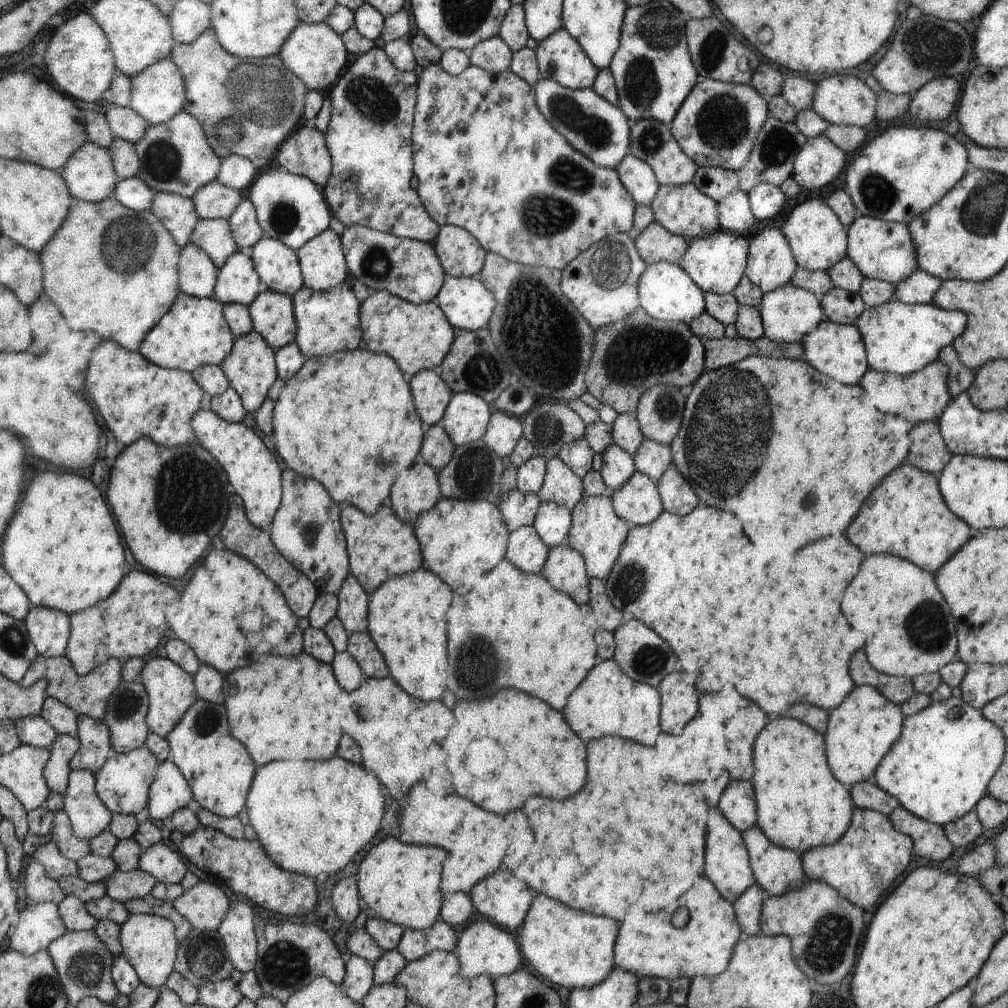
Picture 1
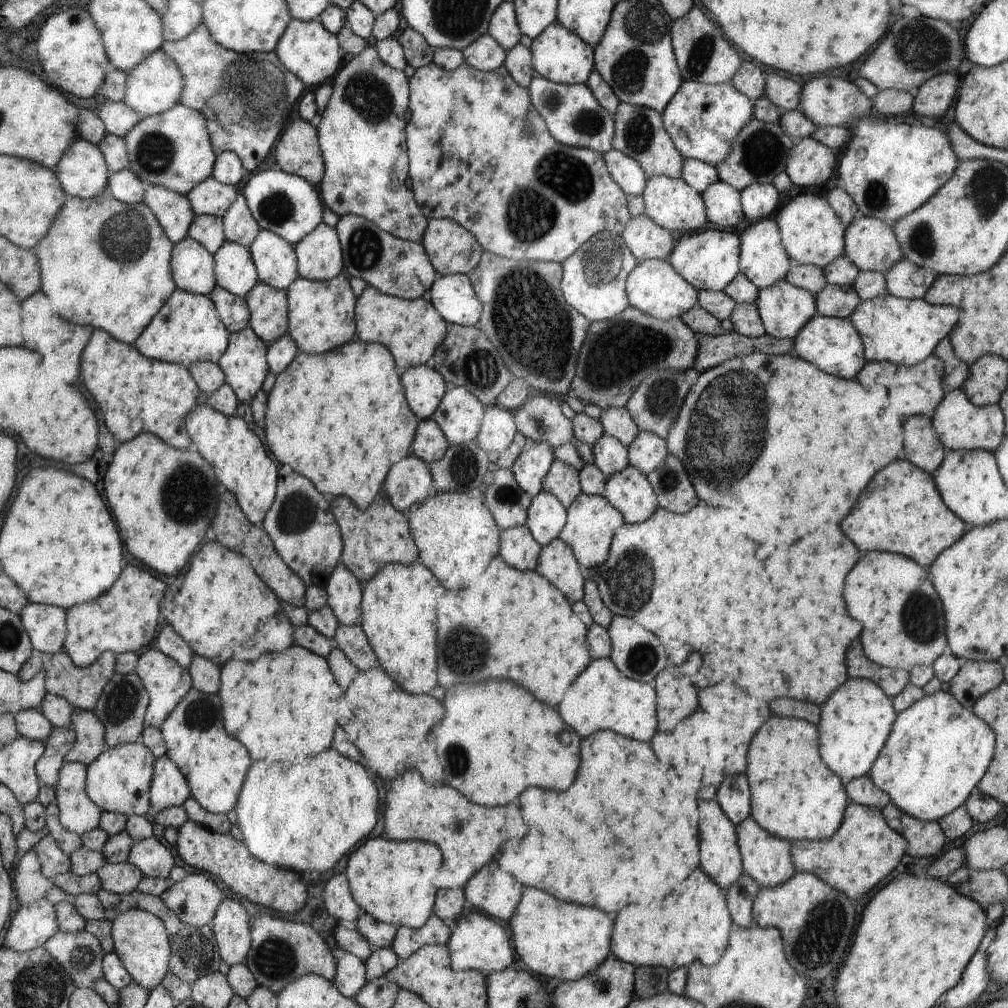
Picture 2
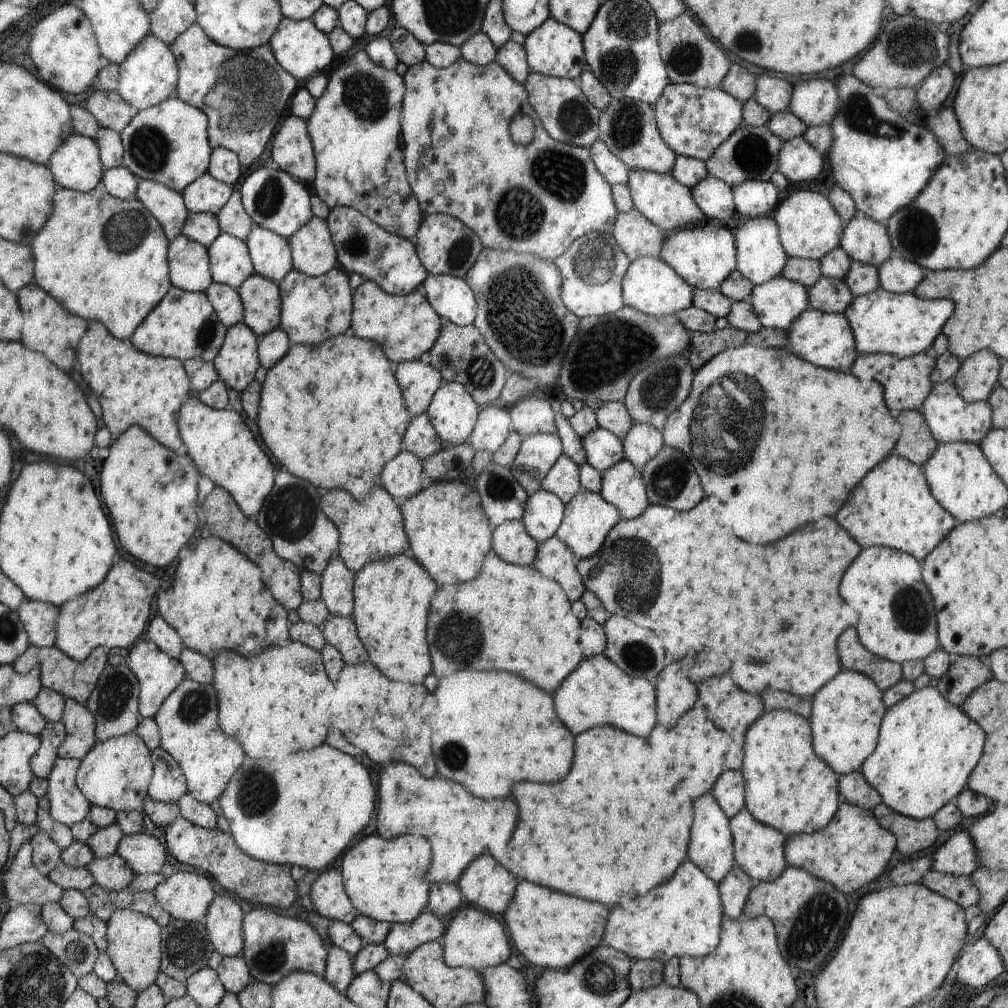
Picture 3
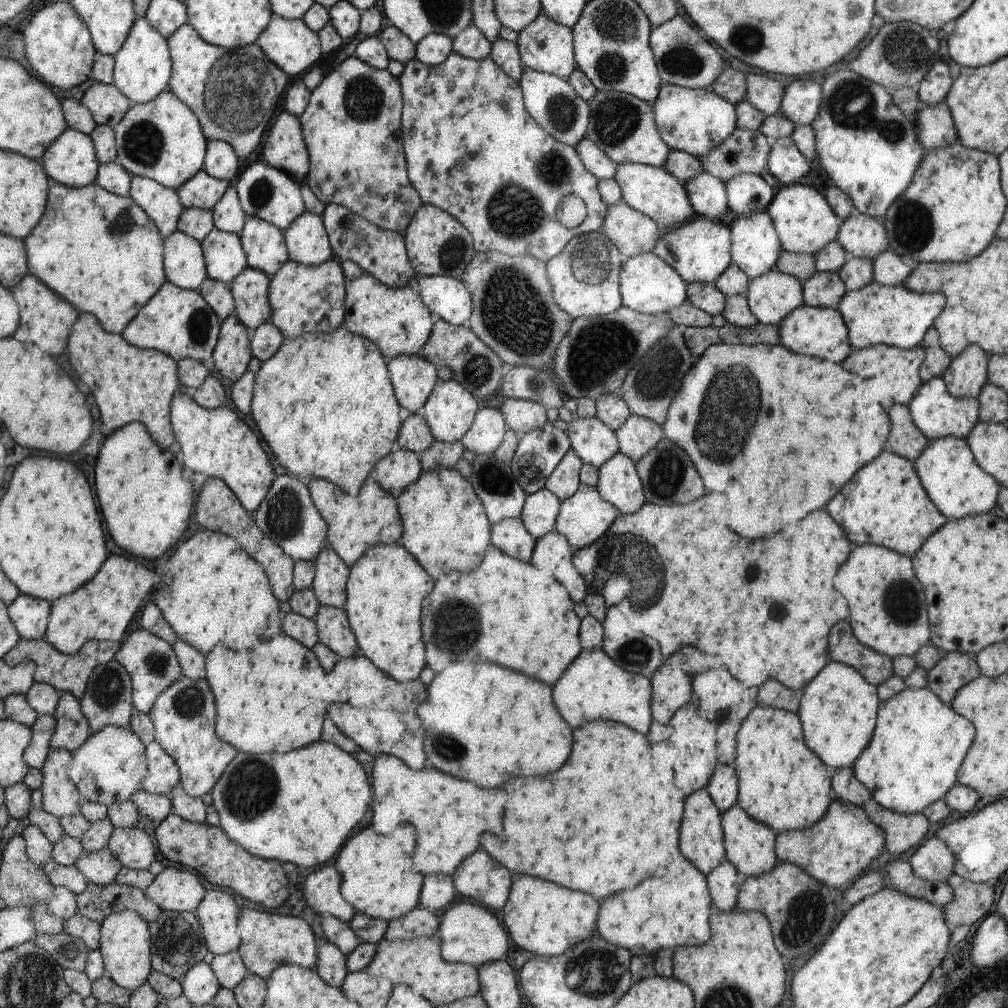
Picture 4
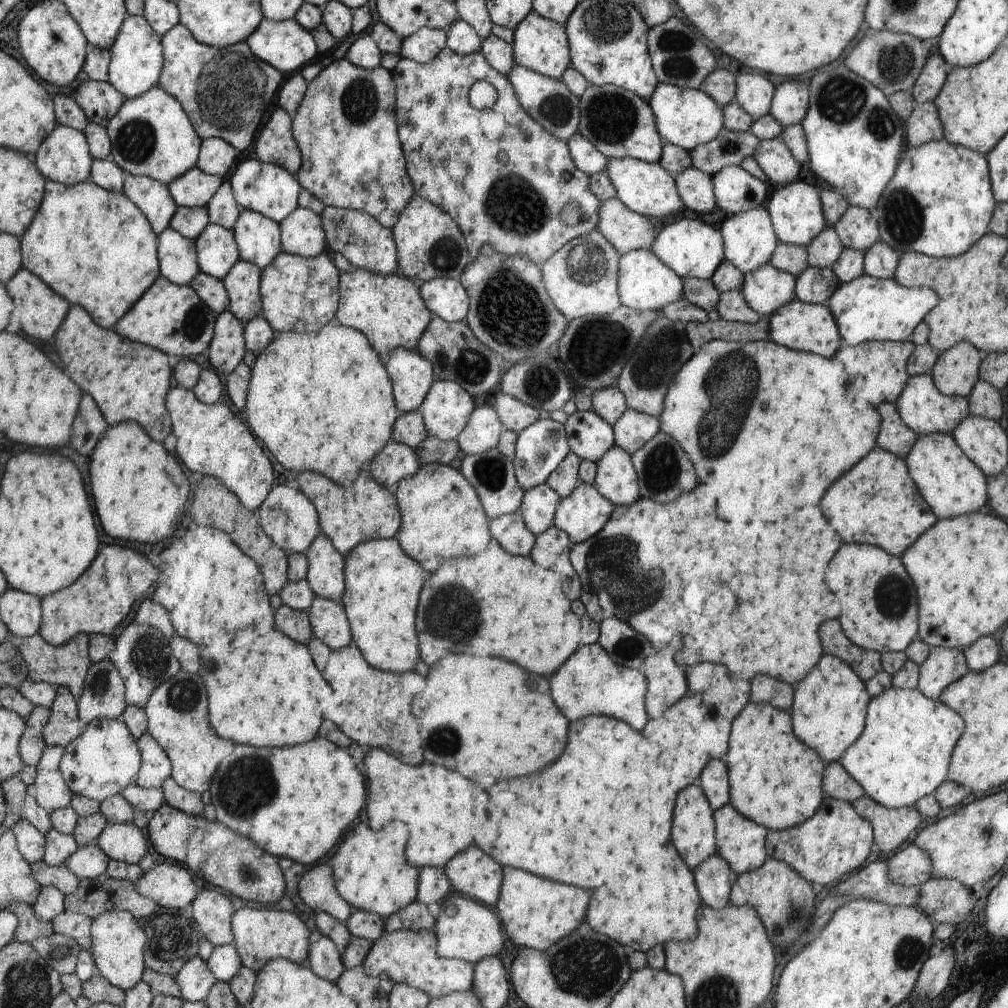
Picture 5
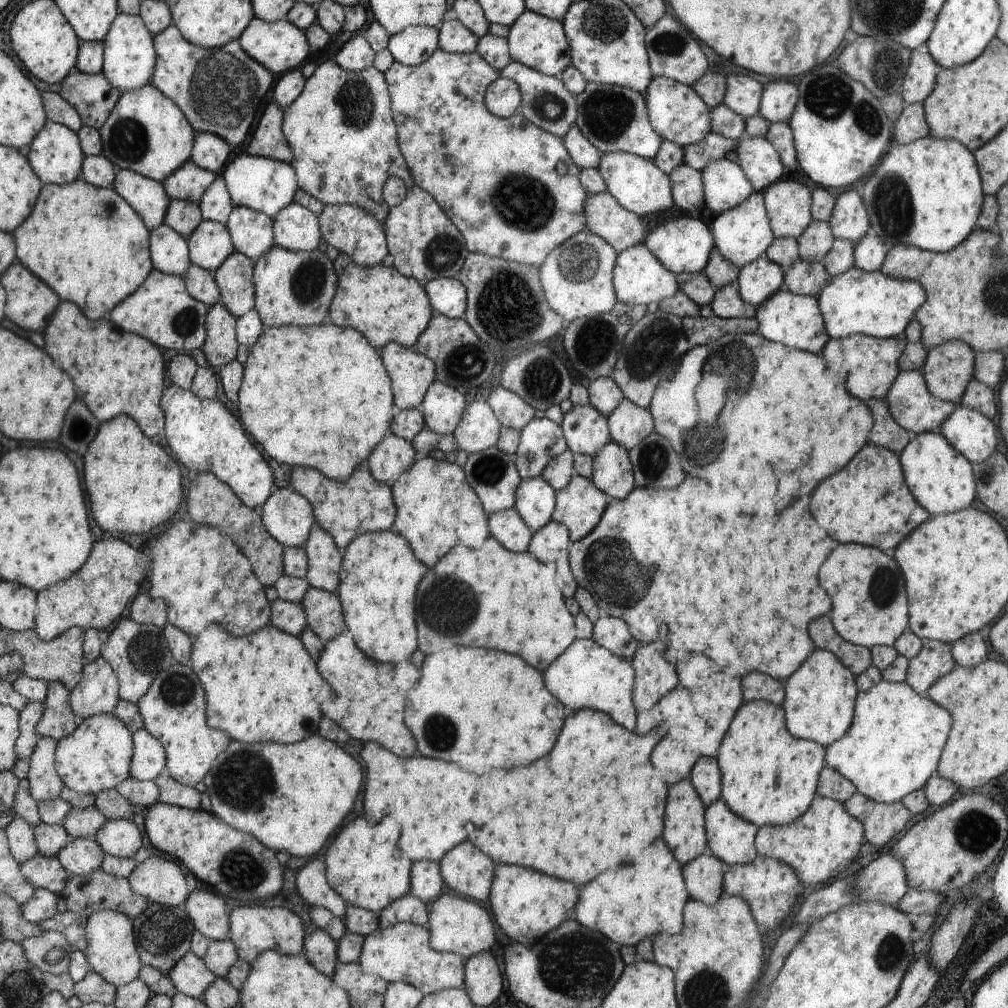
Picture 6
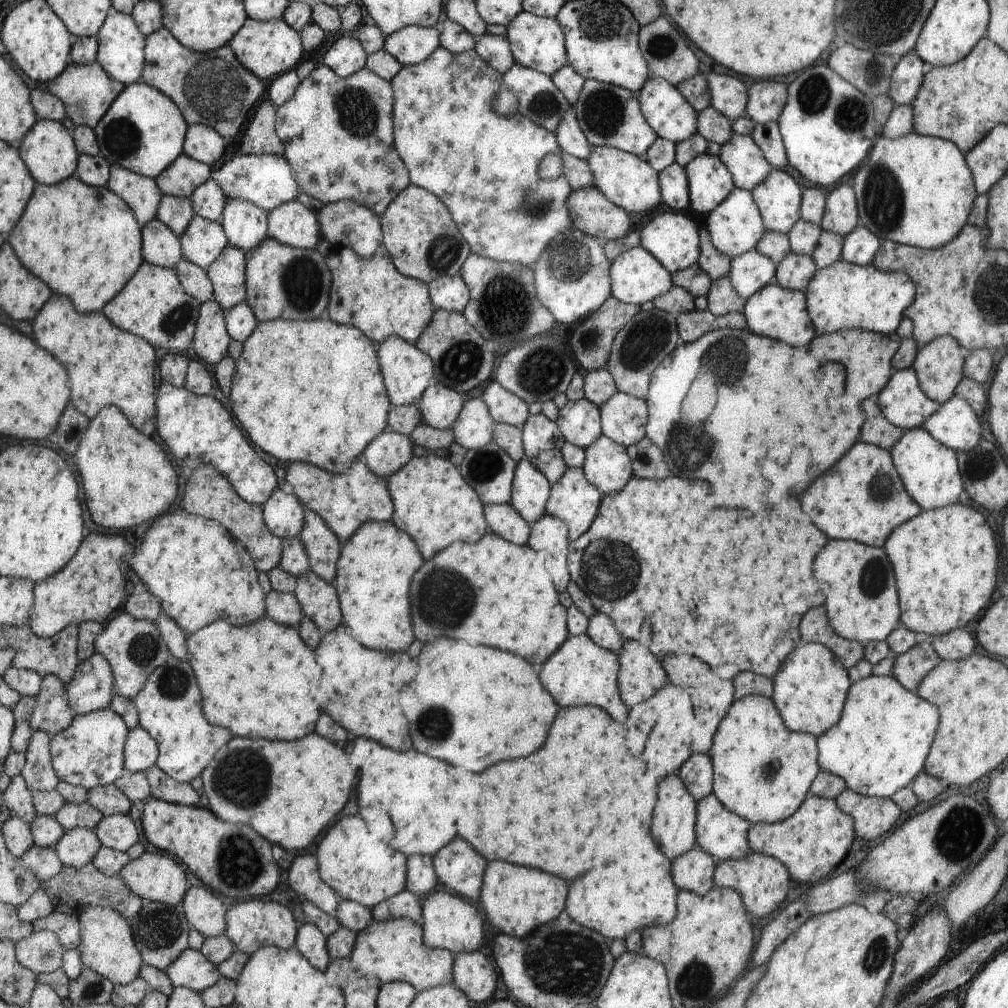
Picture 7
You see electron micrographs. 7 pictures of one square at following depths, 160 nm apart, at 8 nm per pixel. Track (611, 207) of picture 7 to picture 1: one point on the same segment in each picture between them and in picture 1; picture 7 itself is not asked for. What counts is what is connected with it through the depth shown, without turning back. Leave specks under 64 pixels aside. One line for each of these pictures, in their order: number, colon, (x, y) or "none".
1: (655, 244)
2: (643, 236)
3: (637, 236)
4: (633, 233)
5: (627, 230)
6: (606, 218)

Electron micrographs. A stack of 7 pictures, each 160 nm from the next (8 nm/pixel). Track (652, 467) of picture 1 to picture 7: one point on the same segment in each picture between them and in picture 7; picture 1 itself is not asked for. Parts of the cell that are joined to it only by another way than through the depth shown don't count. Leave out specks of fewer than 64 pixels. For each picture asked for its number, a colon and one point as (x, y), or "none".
2: (647, 453)
3: (643, 442)
4: (638, 435)
5: (635, 428)
6: (629, 424)
7: (624, 417)

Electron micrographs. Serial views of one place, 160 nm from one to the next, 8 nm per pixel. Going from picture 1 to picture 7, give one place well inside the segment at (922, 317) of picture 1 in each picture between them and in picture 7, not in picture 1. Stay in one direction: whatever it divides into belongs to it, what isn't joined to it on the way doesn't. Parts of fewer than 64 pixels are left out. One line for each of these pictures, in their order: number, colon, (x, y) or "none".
2: (892, 329)
3: (882, 322)
4: (874, 315)
5: (865, 309)
6: (869, 303)
7: (841, 296)

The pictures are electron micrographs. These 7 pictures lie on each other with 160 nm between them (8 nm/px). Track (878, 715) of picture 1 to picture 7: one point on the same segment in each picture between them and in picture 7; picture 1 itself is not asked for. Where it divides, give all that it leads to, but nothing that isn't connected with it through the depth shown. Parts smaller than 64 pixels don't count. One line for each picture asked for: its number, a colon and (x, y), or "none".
2: (856, 720)
3: (846, 716)
4: (839, 707)
5: (829, 709)
6: (821, 695)
7: (809, 691)

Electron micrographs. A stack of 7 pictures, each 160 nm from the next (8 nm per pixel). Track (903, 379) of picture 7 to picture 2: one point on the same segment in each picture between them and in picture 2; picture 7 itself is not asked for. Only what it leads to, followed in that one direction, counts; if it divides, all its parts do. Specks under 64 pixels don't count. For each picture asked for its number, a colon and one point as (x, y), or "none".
2: (960, 425)
3: (950, 418)
4: (935, 412)
5: (922, 407)
6: (913, 408)

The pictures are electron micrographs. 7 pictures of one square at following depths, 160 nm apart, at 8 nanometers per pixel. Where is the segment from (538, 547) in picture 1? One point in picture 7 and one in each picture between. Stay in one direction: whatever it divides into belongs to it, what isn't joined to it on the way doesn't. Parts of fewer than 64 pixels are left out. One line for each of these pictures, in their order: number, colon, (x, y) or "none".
2: (519, 549)
3: (511, 540)
4: (511, 536)
5: (511, 530)
6: (510, 529)
7: (503, 519)

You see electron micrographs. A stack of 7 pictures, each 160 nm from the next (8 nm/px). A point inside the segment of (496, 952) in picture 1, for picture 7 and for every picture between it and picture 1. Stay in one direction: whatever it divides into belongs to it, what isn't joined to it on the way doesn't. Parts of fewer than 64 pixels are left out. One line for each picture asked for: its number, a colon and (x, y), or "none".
2: (479, 943)
3: (473, 939)
4: (469, 934)
5: (466, 930)
6: (456, 925)
7: (448, 922)

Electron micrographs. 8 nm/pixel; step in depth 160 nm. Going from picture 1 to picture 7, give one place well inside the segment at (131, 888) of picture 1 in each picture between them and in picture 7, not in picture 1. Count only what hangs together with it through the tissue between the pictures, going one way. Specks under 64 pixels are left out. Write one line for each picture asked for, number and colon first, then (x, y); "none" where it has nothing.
2: (121, 878)
3: (113, 873)
4: (101, 867)
5: (89, 861)
6: (82, 856)
7: (78, 846)

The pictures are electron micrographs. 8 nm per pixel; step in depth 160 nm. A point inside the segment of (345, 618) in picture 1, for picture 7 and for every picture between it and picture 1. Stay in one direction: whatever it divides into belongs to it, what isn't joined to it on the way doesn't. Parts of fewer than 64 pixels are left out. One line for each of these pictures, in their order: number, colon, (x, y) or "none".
2: (345, 592)
3: (337, 582)
4: (331, 576)
5: (326, 565)
6: (324, 559)
7: (323, 547)

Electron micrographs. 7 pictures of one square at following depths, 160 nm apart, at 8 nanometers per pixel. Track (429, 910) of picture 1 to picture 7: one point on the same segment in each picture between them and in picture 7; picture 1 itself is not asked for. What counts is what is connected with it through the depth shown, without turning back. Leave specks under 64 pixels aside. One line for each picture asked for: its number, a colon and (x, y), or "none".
2: (392, 881)
3: (384, 879)
4: (377, 876)
5: (370, 872)
6: (368, 870)
7: (354, 856)

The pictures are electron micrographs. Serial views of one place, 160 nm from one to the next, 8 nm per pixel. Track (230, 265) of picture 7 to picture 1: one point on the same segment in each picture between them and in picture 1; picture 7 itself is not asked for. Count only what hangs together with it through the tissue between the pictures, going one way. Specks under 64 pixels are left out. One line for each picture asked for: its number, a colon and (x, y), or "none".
1: (273, 315)
2: (269, 314)
3: (261, 297)
4: (251, 288)
5: (243, 282)
6: (235, 278)

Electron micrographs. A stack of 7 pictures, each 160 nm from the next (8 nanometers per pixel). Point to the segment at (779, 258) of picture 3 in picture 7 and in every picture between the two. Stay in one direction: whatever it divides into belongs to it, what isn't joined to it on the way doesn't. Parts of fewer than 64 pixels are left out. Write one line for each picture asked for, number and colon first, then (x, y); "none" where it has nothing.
4: (755, 245)
5: (749, 240)
6: (743, 234)
7: (735, 226)

